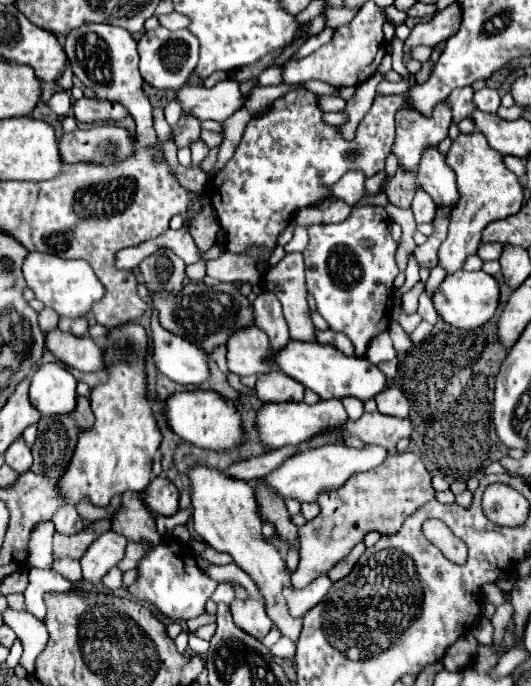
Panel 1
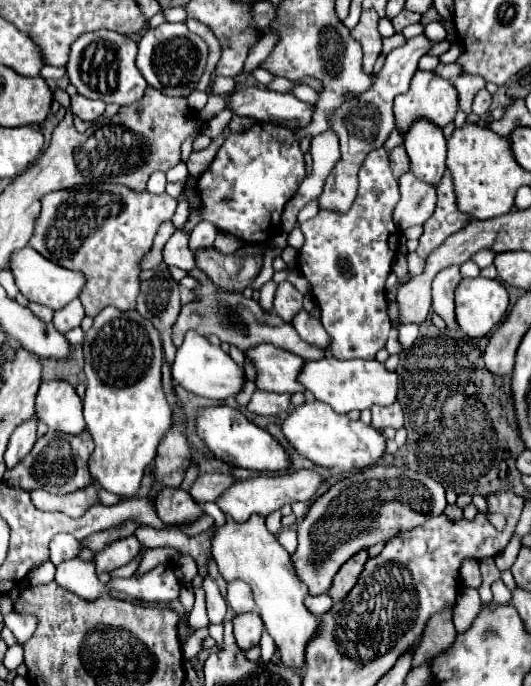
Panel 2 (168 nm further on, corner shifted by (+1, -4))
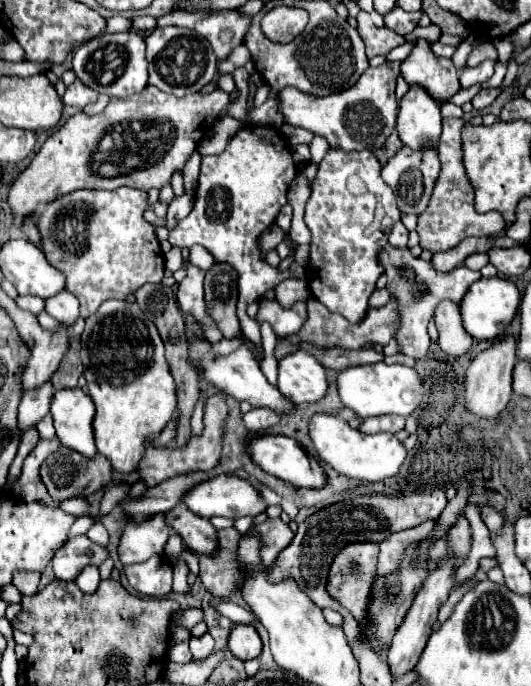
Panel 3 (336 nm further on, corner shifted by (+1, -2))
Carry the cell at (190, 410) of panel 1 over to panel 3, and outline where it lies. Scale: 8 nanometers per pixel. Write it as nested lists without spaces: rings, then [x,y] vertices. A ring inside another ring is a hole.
[[[256,435],[248,441],[246,451],[260,469],[264,469],[266,473],[270,473],[270,475],[274,475],[274,477],[278,477],[278,479],[282,479],[290,485],[320,489],[326,483],[326,475],[324,475],[322,467],[318,465],[318,461],[312,457],[312,467],[310,467],[308,453],[290,437],[284,437],[284,435]]]

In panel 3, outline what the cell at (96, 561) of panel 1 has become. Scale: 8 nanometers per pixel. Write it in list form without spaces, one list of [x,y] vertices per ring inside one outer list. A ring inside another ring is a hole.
[[[162,513],[160,517],[154,517],[144,525],[128,525],[118,543],[118,559],[122,561],[122,565],[146,561],[152,555],[162,553],[166,539],[168,527]]]

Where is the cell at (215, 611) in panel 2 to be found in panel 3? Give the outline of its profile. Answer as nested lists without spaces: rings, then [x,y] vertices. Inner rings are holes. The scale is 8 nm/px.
[[[192,607],[192,609],[186,609],[186,611],[184,611],[184,615],[182,615],[182,619],[180,619],[180,625],[192,629],[192,627],[194,627],[196,623],[200,623],[200,621],[204,621],[204,611]]]

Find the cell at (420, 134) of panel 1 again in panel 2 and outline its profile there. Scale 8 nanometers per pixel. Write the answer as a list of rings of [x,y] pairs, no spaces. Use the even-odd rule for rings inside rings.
[[[418,69],[412,77],[410,89],[394,99],[394,115],[396,115],[396,125],[404,133],[418,117],[432,119],[432,123],[444,127],[446,123],[454,121],[454,113],[458,109],[458,91],[452,85],[452,81],[446,81],[438,77],[434,71],[422,71]]]

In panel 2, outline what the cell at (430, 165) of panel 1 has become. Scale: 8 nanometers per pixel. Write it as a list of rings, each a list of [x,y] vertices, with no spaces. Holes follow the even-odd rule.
[[[416,119],[404,135],[404,147],[410,157],[410,169],[416,177],[436,183],[446,169],[446,137],[432,121]]]

